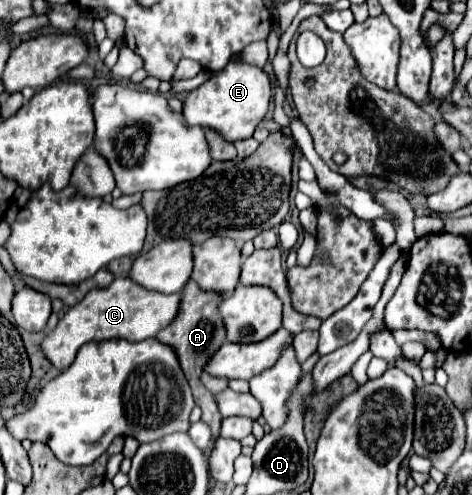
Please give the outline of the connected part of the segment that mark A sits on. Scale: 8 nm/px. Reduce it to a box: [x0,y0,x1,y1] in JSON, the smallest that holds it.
[157,281,225,437]

